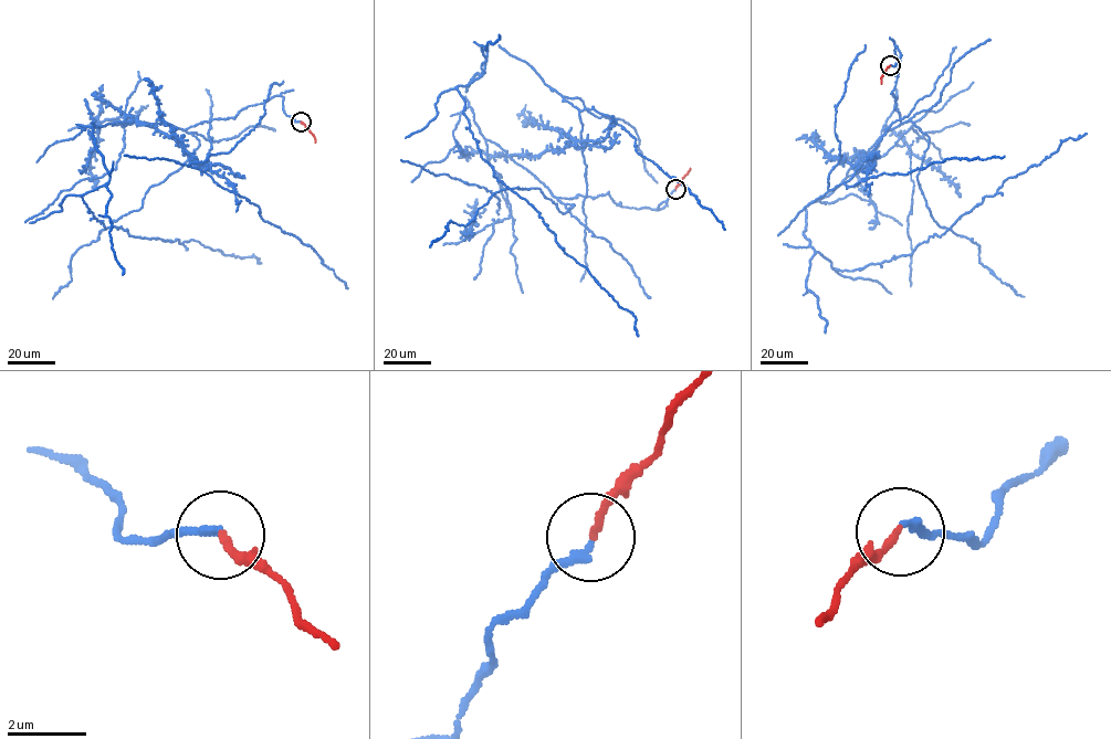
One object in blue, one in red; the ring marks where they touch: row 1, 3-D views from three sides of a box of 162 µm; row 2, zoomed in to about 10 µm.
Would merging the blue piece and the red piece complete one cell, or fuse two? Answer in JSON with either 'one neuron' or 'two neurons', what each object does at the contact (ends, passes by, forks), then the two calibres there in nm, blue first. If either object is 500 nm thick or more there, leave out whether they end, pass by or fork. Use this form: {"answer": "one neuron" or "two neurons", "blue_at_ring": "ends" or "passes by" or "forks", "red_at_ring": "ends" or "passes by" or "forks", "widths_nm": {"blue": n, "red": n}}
{"answer": "one neuron", "blue_at_ring": "ends", "red_at_ring": "ends", "widths_nm": {"blue": 200, "red": 160}}

